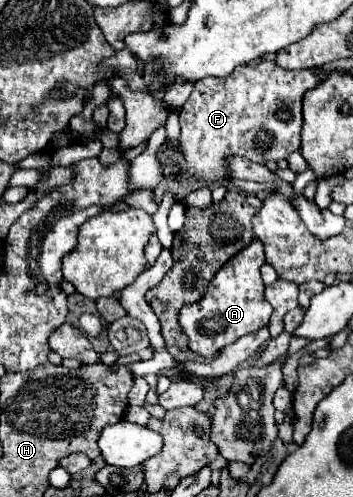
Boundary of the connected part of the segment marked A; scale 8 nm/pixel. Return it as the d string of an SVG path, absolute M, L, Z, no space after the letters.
M255 238L247 248L231 256L231 260L223 264L223 268L219 268L219 272L209 282L207 292L203 294L199 302L183 306L179 310L179 326L189 338L191 352L199 356L213 356L223 346L239 340L245 334L257 332L259 328L269 324L273 308L265 300L265 294L263 294L265 284L259 274L259 268L263 262L265 262L263 244L261 240Z

